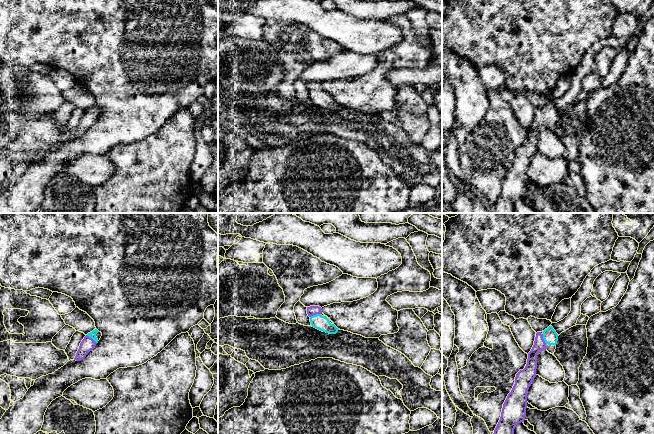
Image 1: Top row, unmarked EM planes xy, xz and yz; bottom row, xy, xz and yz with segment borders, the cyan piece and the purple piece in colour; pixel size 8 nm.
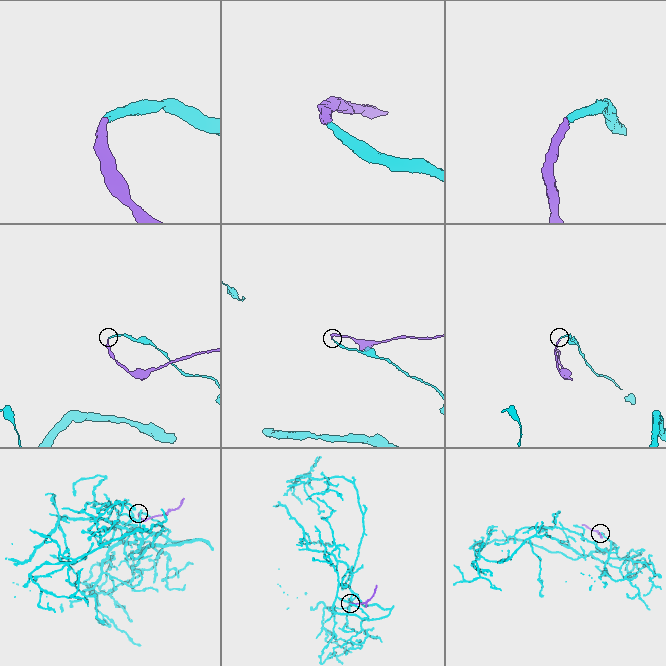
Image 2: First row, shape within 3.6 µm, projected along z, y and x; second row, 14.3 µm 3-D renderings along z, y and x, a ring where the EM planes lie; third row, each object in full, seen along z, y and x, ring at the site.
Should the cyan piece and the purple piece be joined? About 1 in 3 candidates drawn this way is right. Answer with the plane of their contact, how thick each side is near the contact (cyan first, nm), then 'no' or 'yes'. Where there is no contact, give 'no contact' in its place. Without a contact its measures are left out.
contact in xz; calibres 120 and 80 nm; yes

